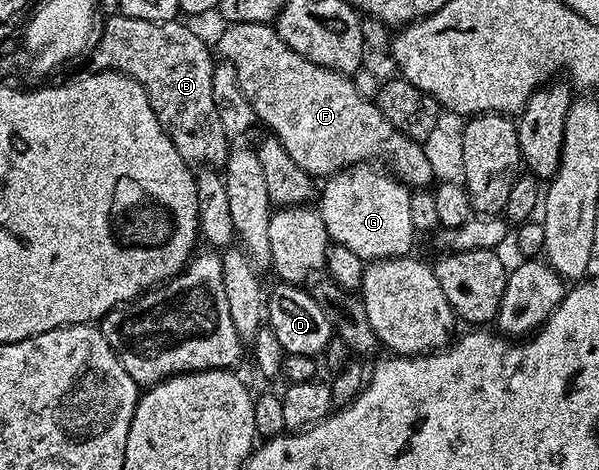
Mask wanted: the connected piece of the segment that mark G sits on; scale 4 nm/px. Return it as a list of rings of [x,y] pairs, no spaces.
[[[375,164],[348,166],[338,174],[330,175],[327,182],[322,183],[321,197],[317,202],[319,215],[325,220],[328,239],[339,246],[349,248],[349,252],[357,252],[364,263],[381,261],[384,258],[402,258],[412,253],[411,245],[417,239],[410,212],[410,196],[412,191],[404,186],[394,174]]]

